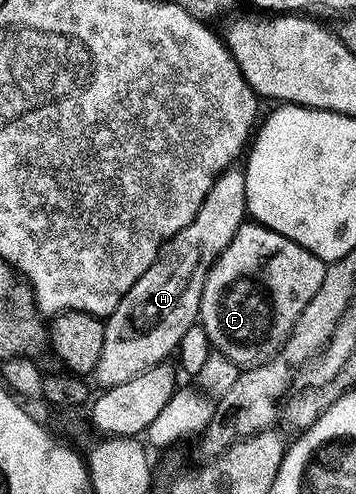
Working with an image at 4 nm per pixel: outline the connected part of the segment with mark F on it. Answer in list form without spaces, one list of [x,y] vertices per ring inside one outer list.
[[[249,223],[235,231],[235,239],[215,259],[203,283],[199,328],[205,332],[210,346],[223,354],[240,370],[259,367],[276,357],[291,335],[303,307],[315,299],[319,287],[323,287],[327,262],[311,255],[299,243],[280,237],[275,231],[256,223]]]

